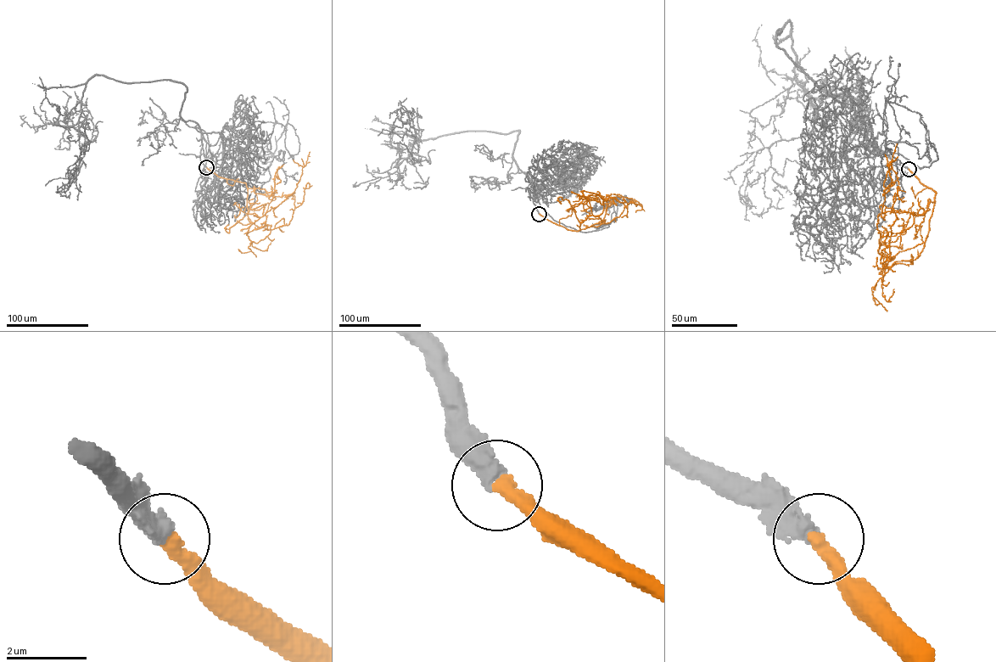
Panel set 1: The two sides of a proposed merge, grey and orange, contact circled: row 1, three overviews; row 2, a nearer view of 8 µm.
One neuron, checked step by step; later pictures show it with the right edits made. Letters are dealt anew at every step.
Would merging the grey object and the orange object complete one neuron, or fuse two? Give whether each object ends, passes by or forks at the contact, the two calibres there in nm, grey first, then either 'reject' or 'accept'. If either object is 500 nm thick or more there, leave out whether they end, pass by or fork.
grey ends; orange ends; calibres 440 and 380 nm; accept

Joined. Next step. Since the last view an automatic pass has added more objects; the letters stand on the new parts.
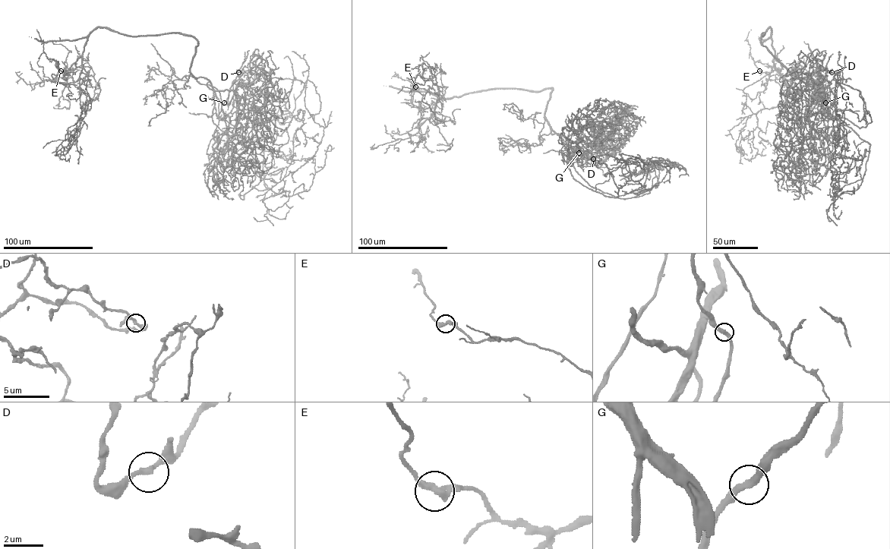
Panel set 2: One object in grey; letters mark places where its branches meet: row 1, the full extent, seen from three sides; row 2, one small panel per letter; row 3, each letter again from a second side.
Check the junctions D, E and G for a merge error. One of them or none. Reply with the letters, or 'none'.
none

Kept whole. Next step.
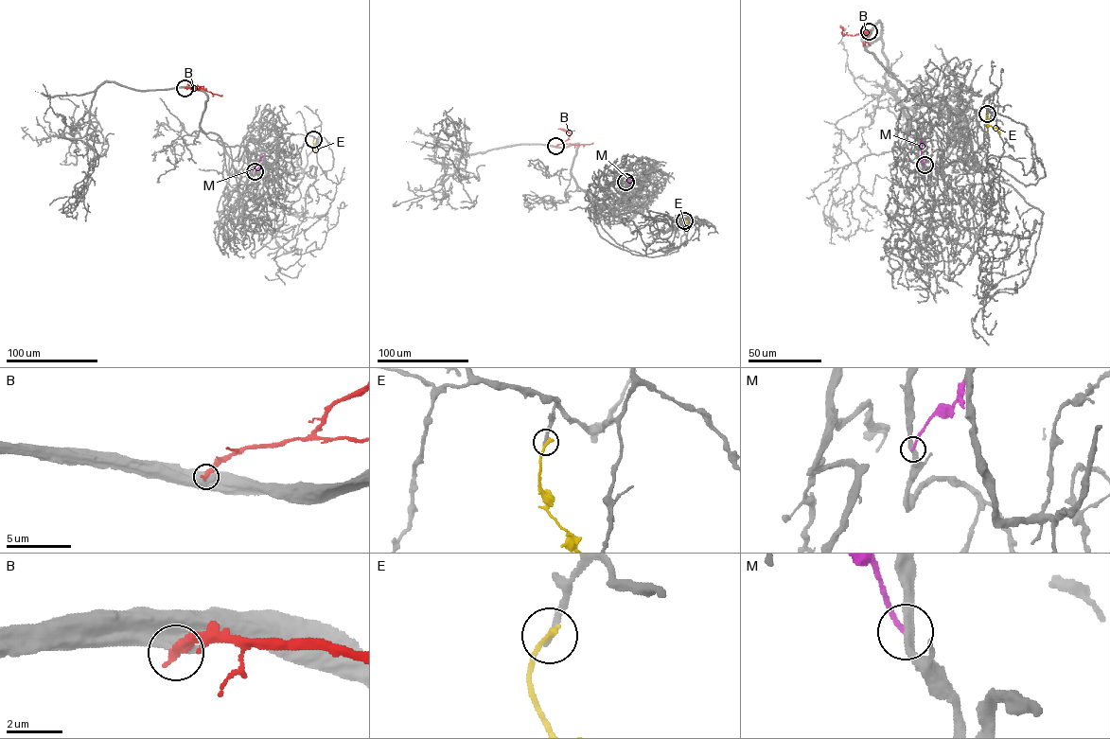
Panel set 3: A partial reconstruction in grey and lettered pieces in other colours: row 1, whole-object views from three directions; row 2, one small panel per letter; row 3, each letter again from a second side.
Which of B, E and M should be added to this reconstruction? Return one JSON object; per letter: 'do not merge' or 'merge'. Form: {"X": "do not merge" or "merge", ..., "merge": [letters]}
{"B": "do not merge", "E": "do not merge", "M": "do not merge", "merge": []}

